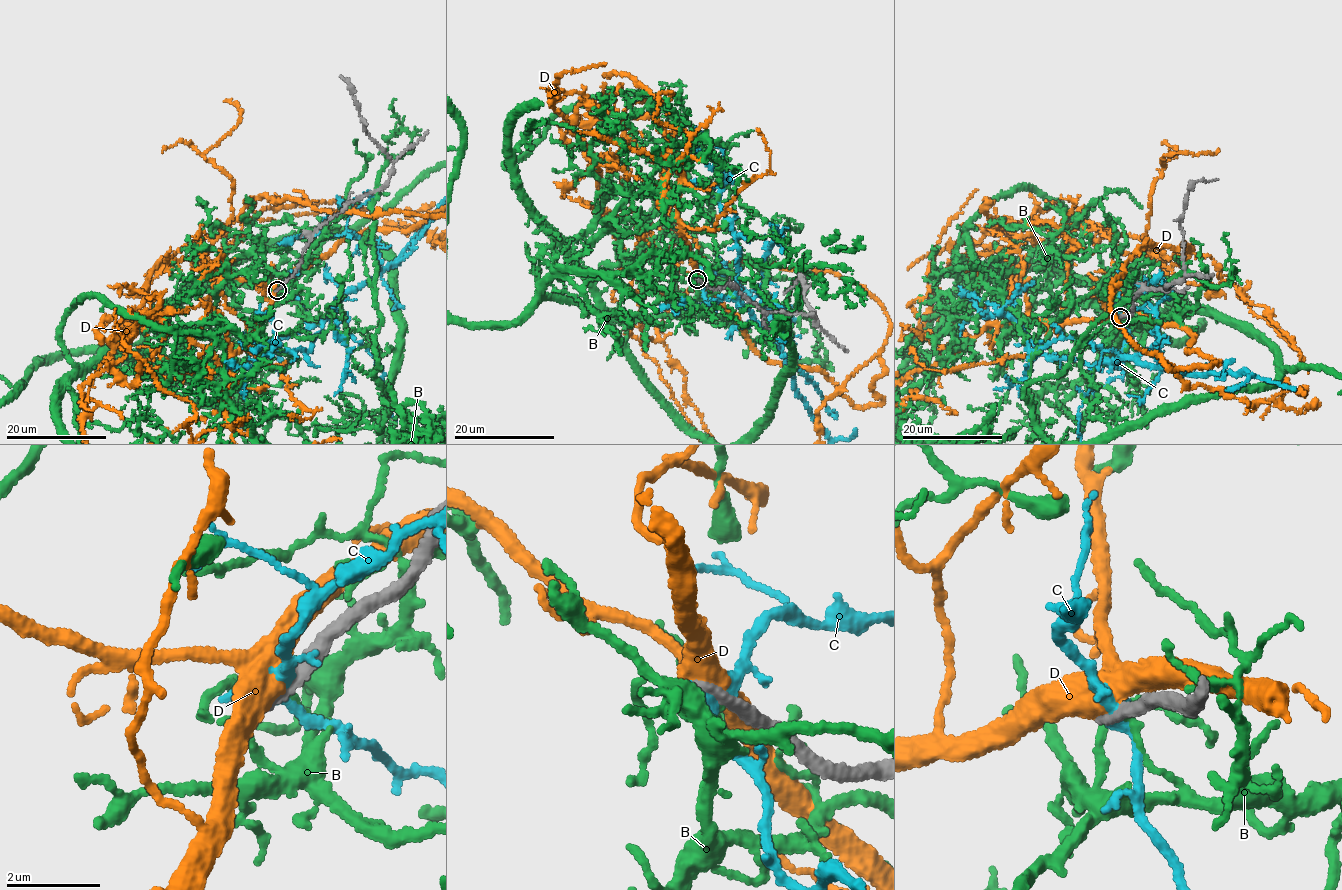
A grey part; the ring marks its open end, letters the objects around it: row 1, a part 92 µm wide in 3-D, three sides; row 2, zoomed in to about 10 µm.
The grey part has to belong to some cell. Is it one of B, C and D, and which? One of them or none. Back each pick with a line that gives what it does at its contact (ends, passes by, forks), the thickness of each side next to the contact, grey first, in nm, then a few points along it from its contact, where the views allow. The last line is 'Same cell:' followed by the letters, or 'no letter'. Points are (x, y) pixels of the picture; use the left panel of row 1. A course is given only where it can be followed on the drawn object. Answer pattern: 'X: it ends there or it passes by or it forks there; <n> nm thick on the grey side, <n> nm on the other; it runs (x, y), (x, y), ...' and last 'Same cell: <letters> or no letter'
Same cell: no letter

